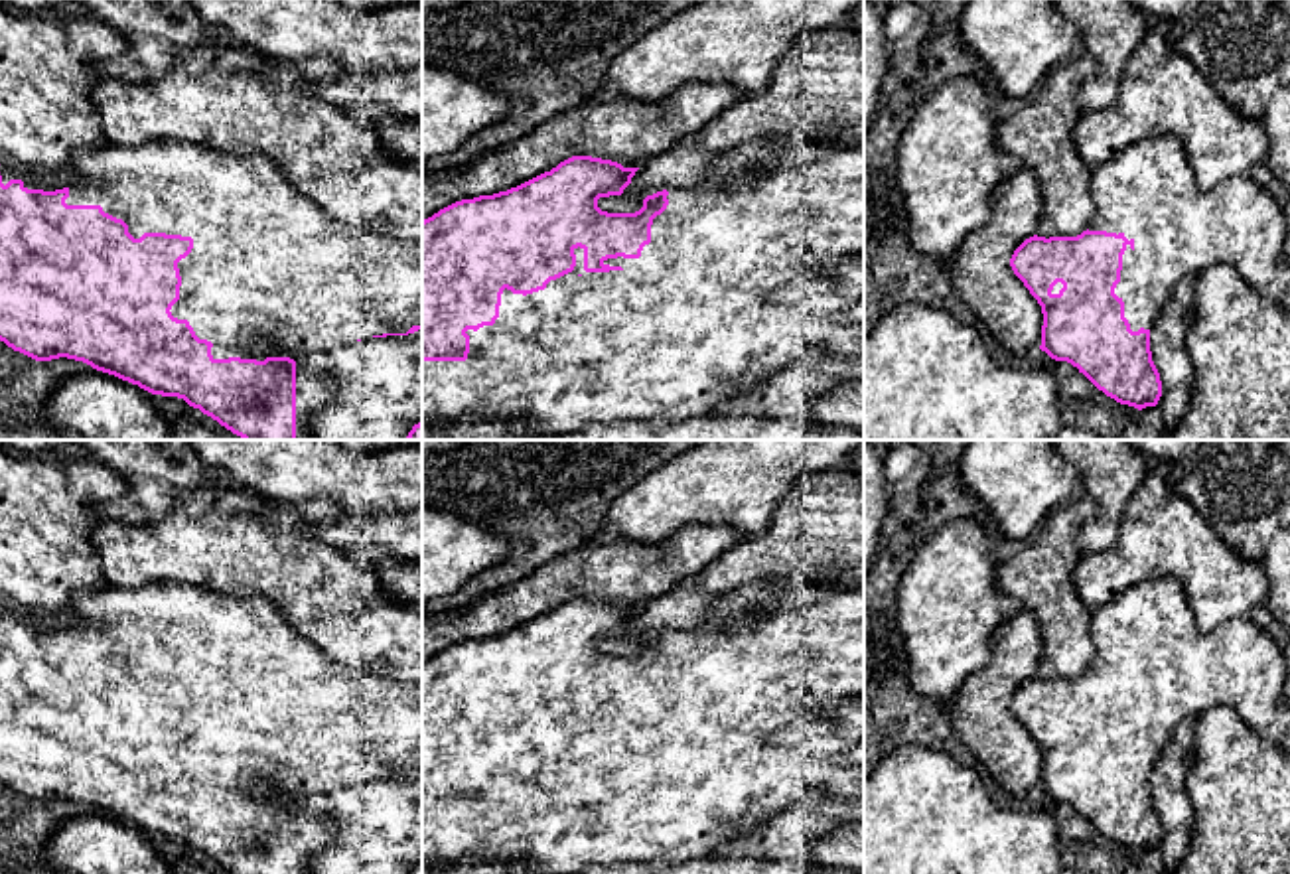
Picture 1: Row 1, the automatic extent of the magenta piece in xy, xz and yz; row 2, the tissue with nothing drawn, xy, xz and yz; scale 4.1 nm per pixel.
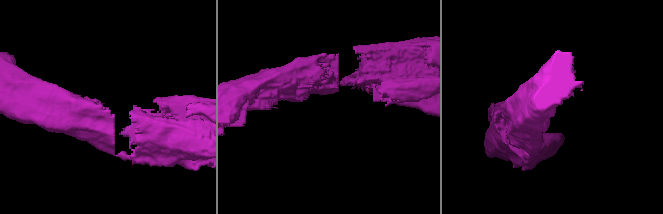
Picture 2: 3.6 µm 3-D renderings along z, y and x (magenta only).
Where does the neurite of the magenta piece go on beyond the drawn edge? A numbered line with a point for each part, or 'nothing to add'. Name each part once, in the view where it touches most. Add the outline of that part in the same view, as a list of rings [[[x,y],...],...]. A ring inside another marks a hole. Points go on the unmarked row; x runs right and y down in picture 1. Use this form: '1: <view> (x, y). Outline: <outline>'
1: xy (271, 717). Outline: [[[152,582],[140,588],[99,588],[77,592],[71,608],[79,618],[73,627],[39,629],[0,606],[2,625],[22,621],[28,631],[69,631],[67,647],[101,647],[122,661],[128,675],[166,675],[193,681],[191,694],[178,704],[181,728],[172,758],[187,762],[199,781],[213,785],[213,801],[290,799],[296,803],[296,874],[312,874],[310,860],[327,848],[335,827],[304,807],[304,799],[357,781],[383,775],[406,775],[422,767],[422,685],[379,675],[353,675],[331,661],[316,643],[300,635],[264,596],[229,598],[187,582]]]

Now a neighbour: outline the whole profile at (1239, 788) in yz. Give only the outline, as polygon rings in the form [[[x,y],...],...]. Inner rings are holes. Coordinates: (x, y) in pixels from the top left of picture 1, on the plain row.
[[[1209,706],[1195,718],[1187,775],[1195,811],[1191,844],[1170,874],[1290,874],[1290,744],[1268,746],[1231,706]]]

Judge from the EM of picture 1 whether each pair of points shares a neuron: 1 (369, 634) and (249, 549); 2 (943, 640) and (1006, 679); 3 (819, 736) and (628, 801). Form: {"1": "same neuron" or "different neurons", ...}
{"1": "same neuron", "2": "different neurons", "3": "different neurons"}

